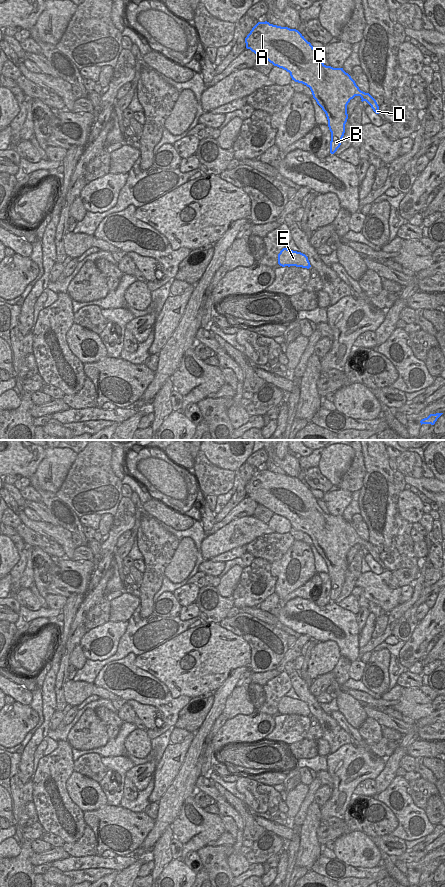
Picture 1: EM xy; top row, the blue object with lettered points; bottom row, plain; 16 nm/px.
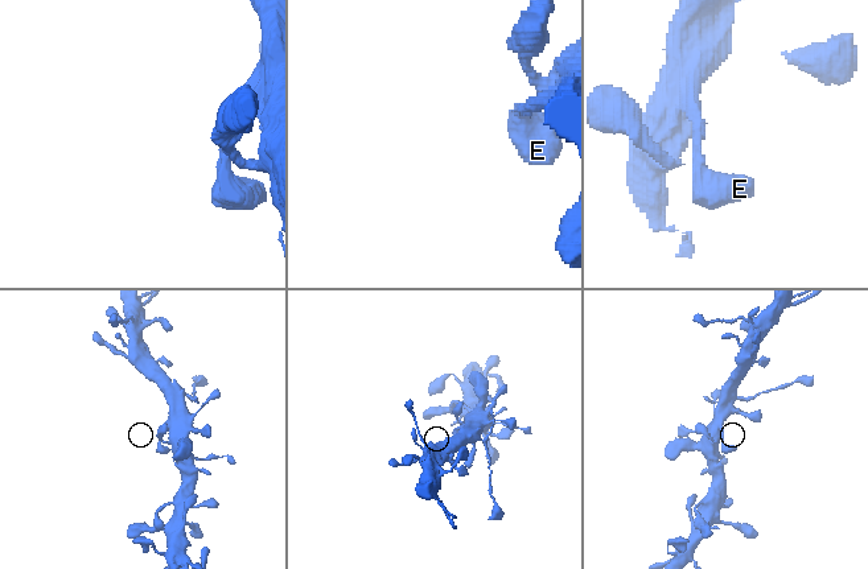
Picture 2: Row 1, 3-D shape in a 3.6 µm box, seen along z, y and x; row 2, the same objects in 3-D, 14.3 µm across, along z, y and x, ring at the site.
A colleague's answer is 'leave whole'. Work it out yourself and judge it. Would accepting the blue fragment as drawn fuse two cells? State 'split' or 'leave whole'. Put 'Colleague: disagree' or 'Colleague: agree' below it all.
split
Colleague: disagree

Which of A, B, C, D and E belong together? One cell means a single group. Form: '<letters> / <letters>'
A B C E / D

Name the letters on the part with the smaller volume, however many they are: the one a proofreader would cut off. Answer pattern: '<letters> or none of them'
D

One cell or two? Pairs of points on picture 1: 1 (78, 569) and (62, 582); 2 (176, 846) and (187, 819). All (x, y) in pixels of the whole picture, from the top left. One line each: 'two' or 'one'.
1: one
2: two

